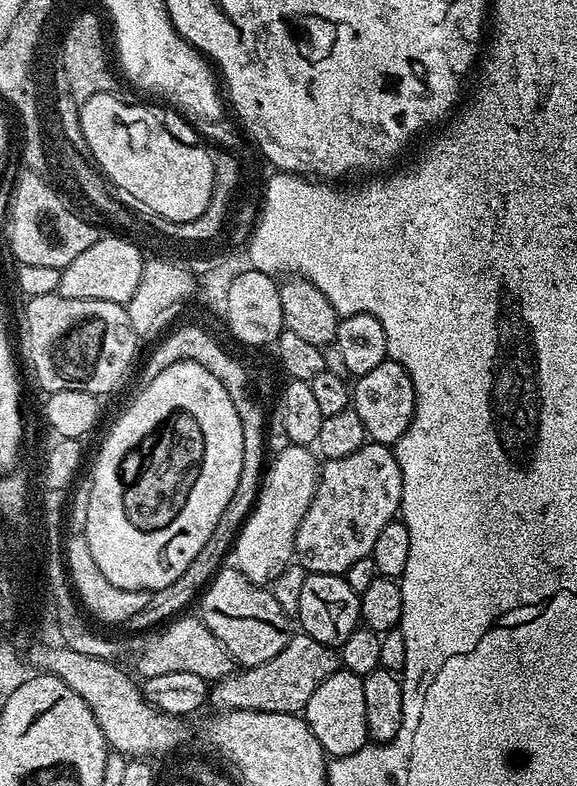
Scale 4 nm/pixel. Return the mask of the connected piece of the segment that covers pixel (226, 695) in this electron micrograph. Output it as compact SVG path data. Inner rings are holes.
M303 634L293 635L270 662L262 662L253 668L233 671L224 680L215 681L210 688L210 704L216 710L256 710L274 714L303 713L306 702L314 695L314 690L330 678L330 674L341 671L342 665L337 649Z

